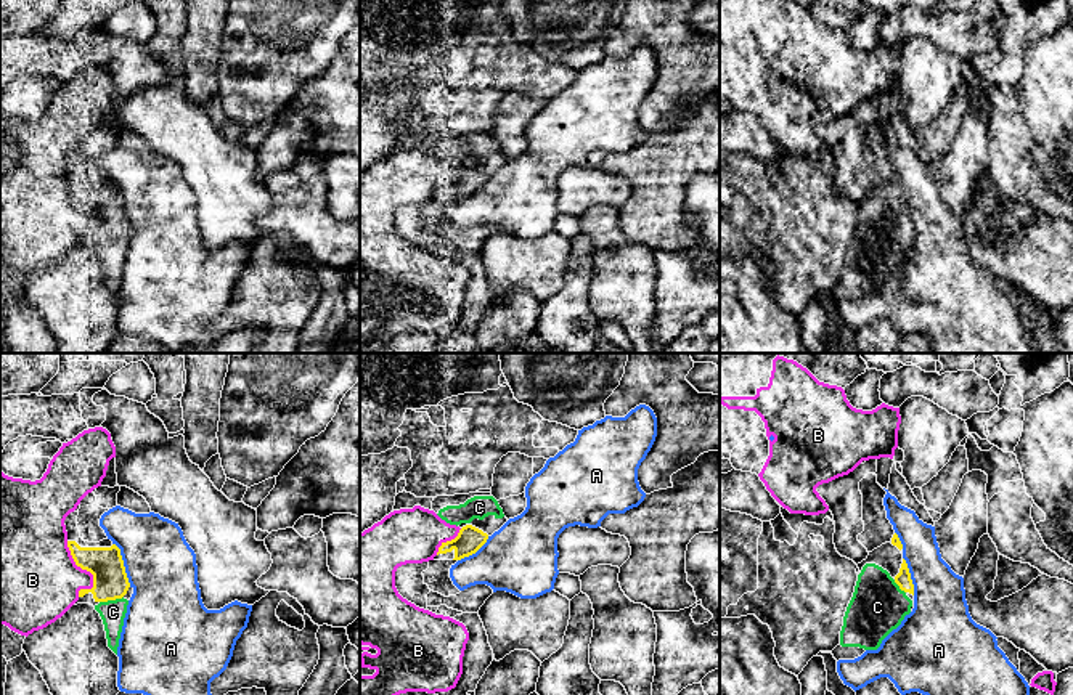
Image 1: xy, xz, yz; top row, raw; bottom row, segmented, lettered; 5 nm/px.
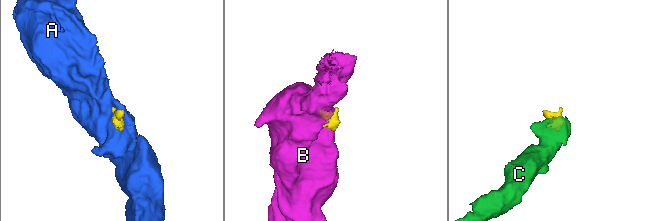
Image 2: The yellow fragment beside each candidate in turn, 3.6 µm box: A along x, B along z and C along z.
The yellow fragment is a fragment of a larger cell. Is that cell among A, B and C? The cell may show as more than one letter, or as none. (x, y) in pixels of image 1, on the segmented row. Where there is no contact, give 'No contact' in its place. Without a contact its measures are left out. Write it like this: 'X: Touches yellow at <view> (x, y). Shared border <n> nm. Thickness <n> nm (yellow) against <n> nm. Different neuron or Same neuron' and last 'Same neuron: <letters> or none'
A: Touches yellow at xy (122, 565). Shared border 240 nm. Thickness 180 nm (yellow) against 360 nm. Different neuron
B: Touches yellow at xy (87, 570). Shared border 280 nm. Thickness 180 nm (yellow) against 400 nm. Different neuron
C: Touches yellow at xy (111, 599). Shared border 120 nm. Thickness 180 nm (yellow) against 130 nm. Same neuron
Same neuron: C

